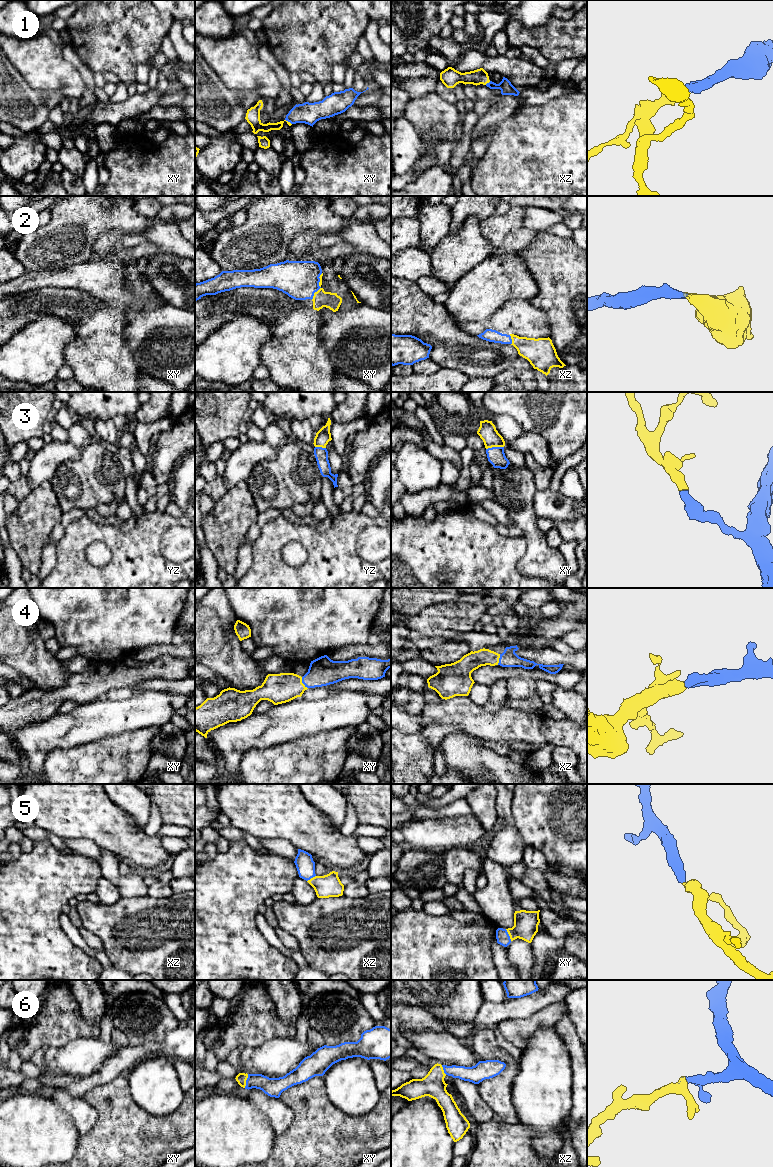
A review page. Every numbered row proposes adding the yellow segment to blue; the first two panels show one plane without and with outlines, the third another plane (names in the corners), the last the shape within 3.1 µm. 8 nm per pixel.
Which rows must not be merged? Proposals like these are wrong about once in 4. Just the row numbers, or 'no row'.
no row

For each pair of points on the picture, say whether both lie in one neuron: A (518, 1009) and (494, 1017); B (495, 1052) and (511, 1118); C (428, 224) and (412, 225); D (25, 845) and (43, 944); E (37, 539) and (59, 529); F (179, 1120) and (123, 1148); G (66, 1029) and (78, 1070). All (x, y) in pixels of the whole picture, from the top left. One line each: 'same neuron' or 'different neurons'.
A: same neuron
B: same neuron
C: different neurons
D: different neurons
E: different neurons
F: same neuron
G: different neurons

